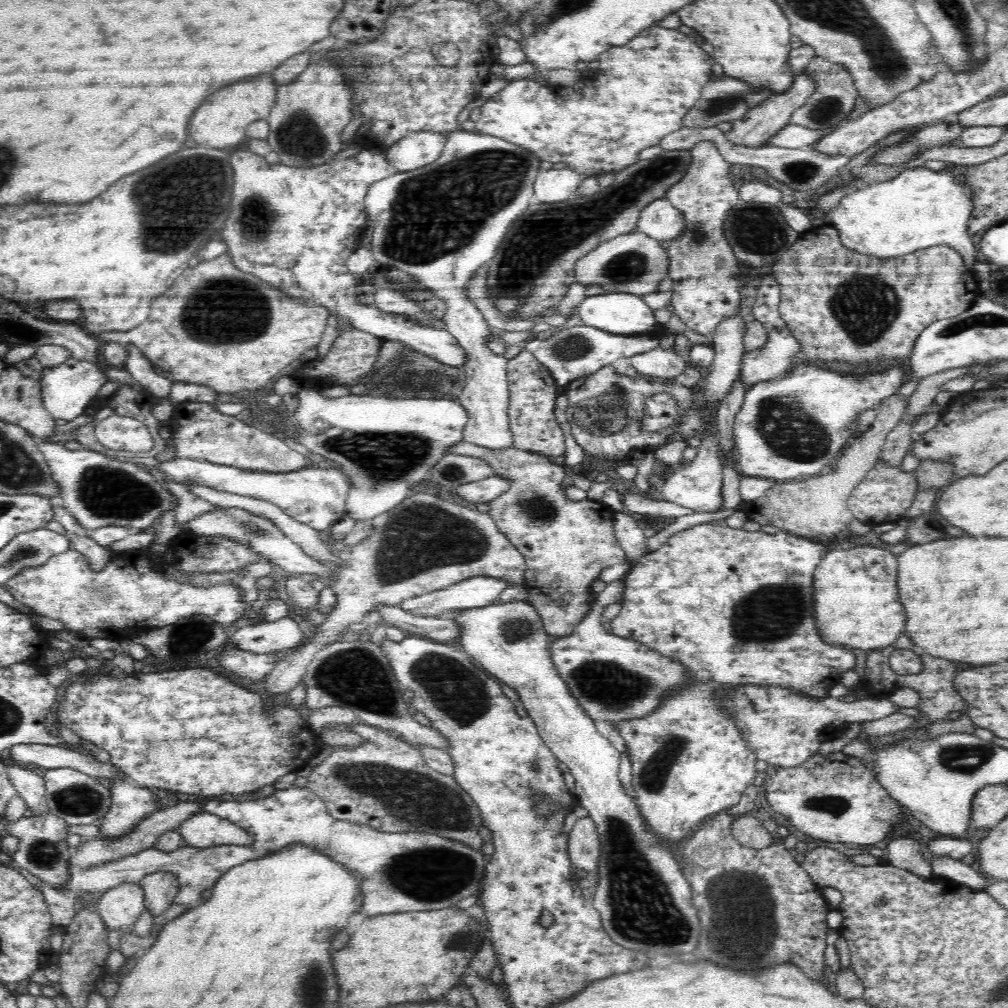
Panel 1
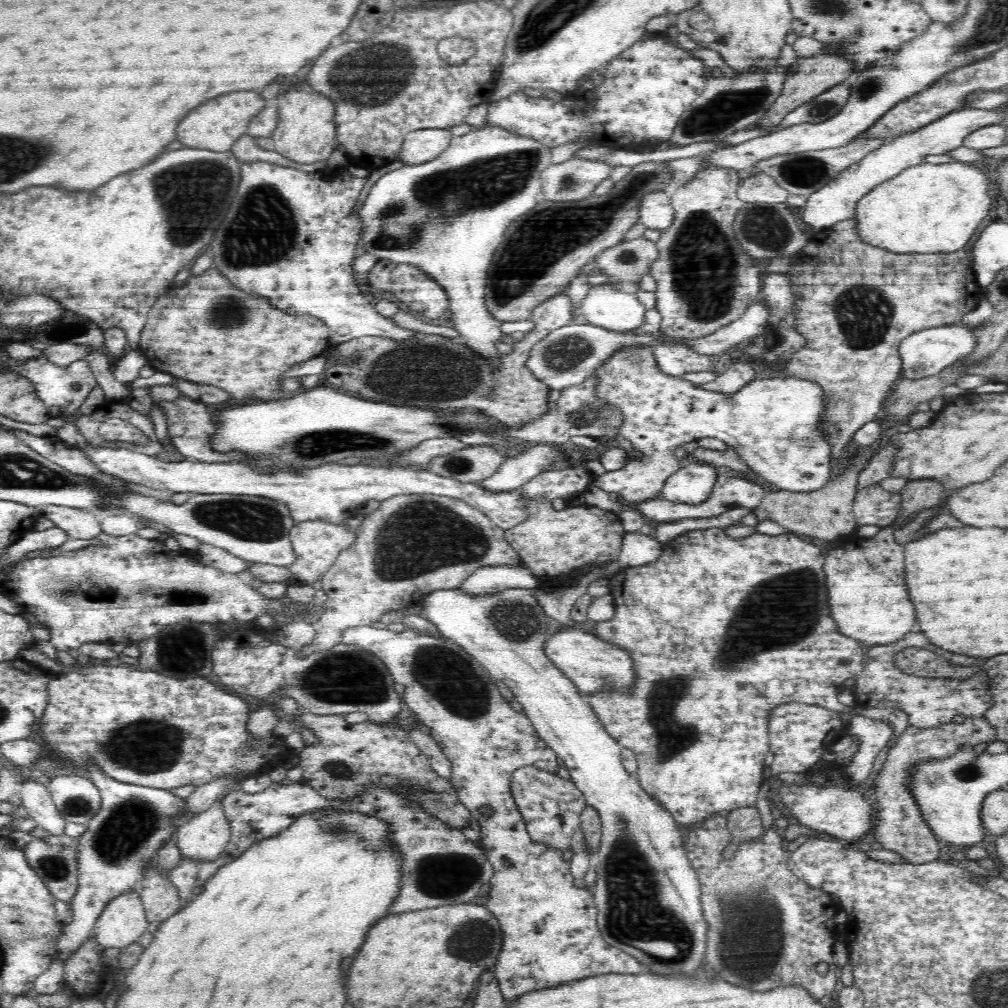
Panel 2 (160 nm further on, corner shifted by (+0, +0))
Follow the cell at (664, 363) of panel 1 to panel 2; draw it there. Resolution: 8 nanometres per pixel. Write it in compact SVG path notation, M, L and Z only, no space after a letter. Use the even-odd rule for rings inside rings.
M711 167L694 176L690 182L680 185L671 196L671 205L675 210L673 223L663 231L655 245L658 258L651 264L649 276L656 280L655 308L662 315L658 335L667 340L656 343L653 347L654 359L659 370L666 375L682 376L692 372L707 372L714 370L717 356L700 355L686 340L704 338L738 320L749 304L758 299L761 290L760 268L756 259L746 254L734 234L733 224L739 210L745 202L737 195L740 176L738 171Z

